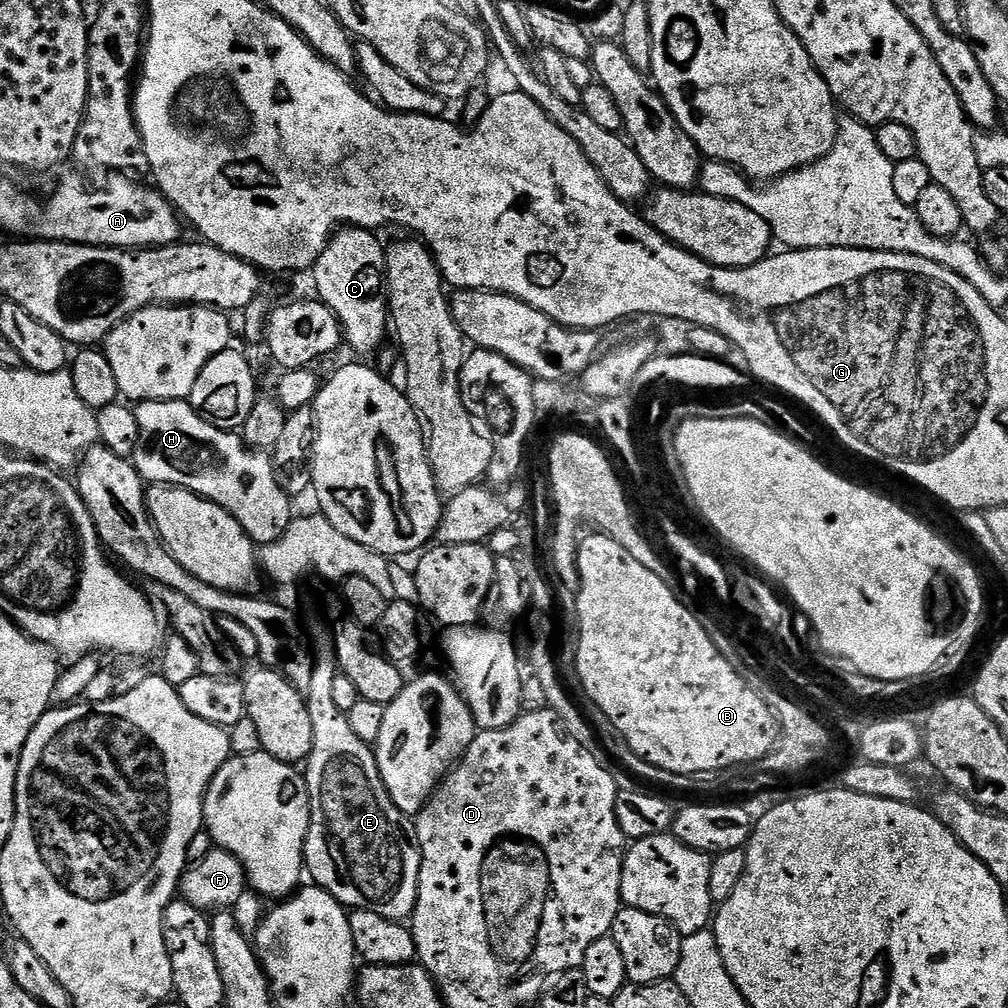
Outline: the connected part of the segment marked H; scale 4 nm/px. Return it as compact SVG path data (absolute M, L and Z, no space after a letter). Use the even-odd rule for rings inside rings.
M145 400L135 405L134 411L138 420L138 446L134 463L136 470L140 474L140 479L152 486L171 486L174 488L187 488L189 492L193 492L195 496L202 496L206 500L213 500L219 508L225 508L232 517L239 522L242 530L246 530L248 537L257 545L263 546L274 542L278 538L282 538L282 534L286 530L286 526L294 519L294 511L292 512L293 501L278 486L278 482L274 478L274 466L272 465L271 455L267 451L259 448L249 448L244 442L243 435L237 434L235 431L227 428L219 428L210 422L206 422L192 409L188 400Z

